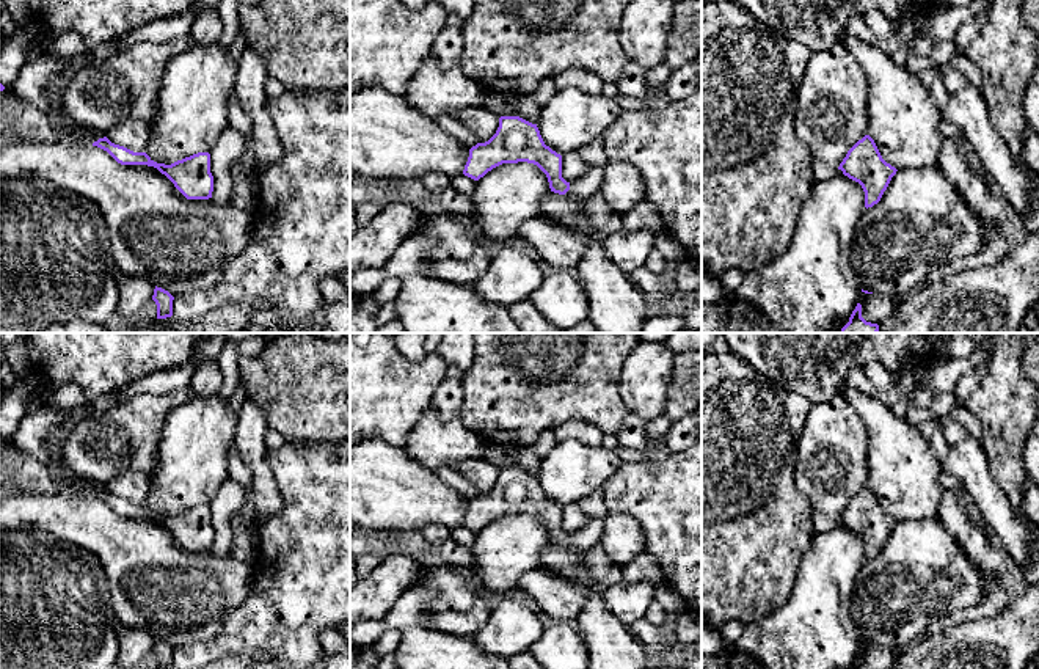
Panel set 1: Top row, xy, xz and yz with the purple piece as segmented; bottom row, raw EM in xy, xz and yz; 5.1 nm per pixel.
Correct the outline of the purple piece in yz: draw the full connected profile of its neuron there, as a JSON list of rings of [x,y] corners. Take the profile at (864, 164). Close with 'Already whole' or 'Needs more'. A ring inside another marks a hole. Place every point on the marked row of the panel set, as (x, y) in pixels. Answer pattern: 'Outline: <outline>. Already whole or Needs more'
Outline: [[[865,135],[848,151],[838,170],[862,185],[866,209],[880,201],[891,177],[898,171],[882,159],[874,140],[869,135]]]. Already whole

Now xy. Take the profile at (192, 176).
Outline: [[[107,137],[93,143],[107,151],[121,165],[148,165],[165,174],[187,199],[209,199],[213,192],[210,154],[198,152],[171,165],[154,162],[146,152],[133,152],[111,143]]]. Already whole

